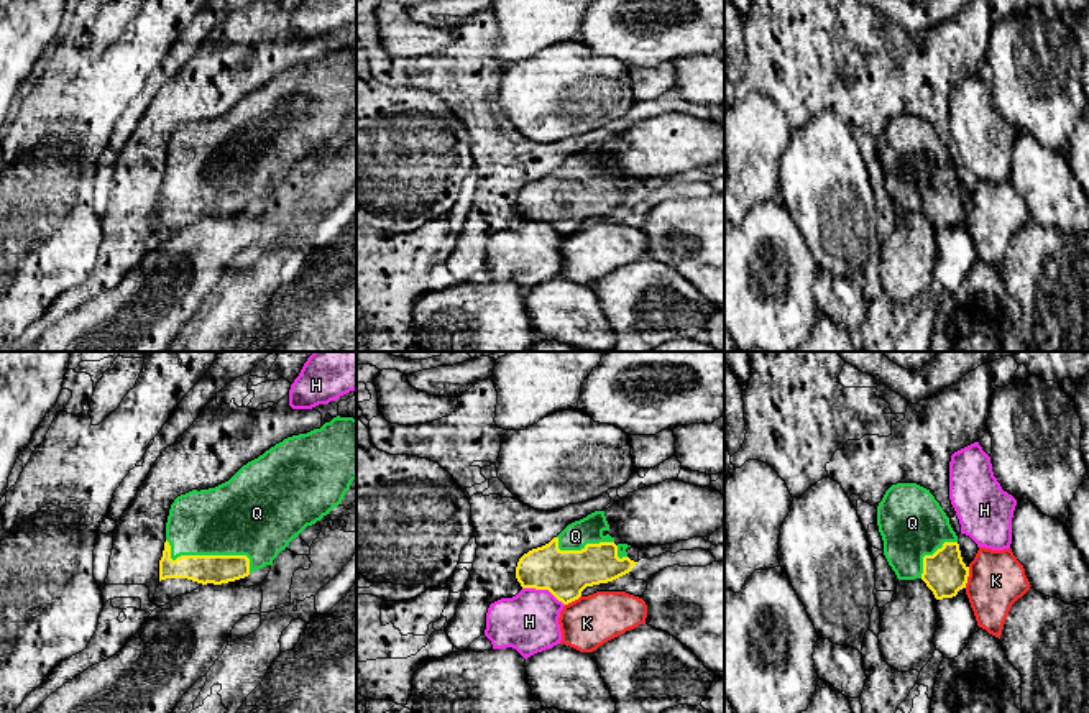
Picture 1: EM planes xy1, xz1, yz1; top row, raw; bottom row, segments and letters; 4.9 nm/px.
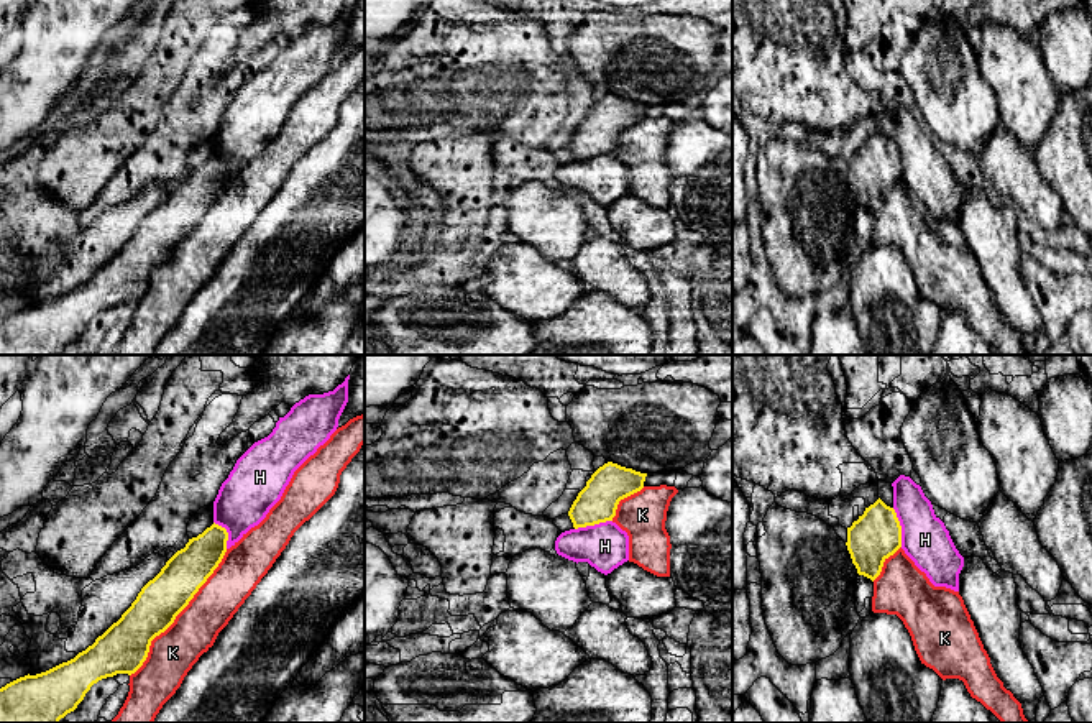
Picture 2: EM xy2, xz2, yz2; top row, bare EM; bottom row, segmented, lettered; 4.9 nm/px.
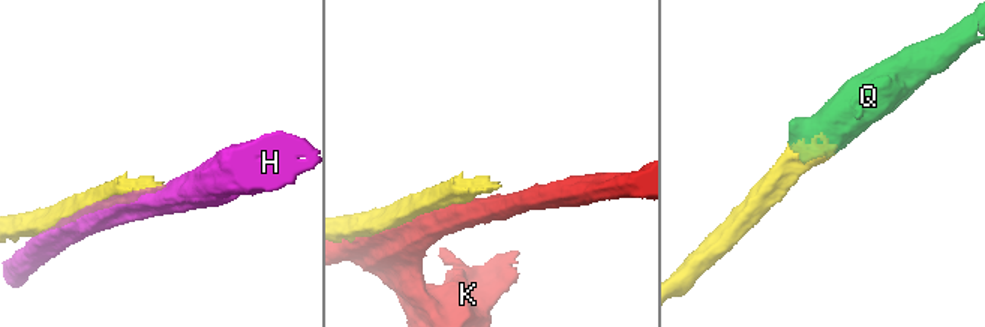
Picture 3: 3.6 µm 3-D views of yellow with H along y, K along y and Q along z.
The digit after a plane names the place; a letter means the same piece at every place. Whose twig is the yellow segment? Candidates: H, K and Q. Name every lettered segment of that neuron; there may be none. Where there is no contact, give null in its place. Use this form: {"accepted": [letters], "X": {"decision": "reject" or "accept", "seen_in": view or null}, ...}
{"accepted": ["Q"], "H": {"decision": "reject", "seen_in": "xz1"}, "K": {"decision": "reject", "seen_in": "xy2"}, "Q": {"decision": "accept", "seen_in": "xy1"}}

